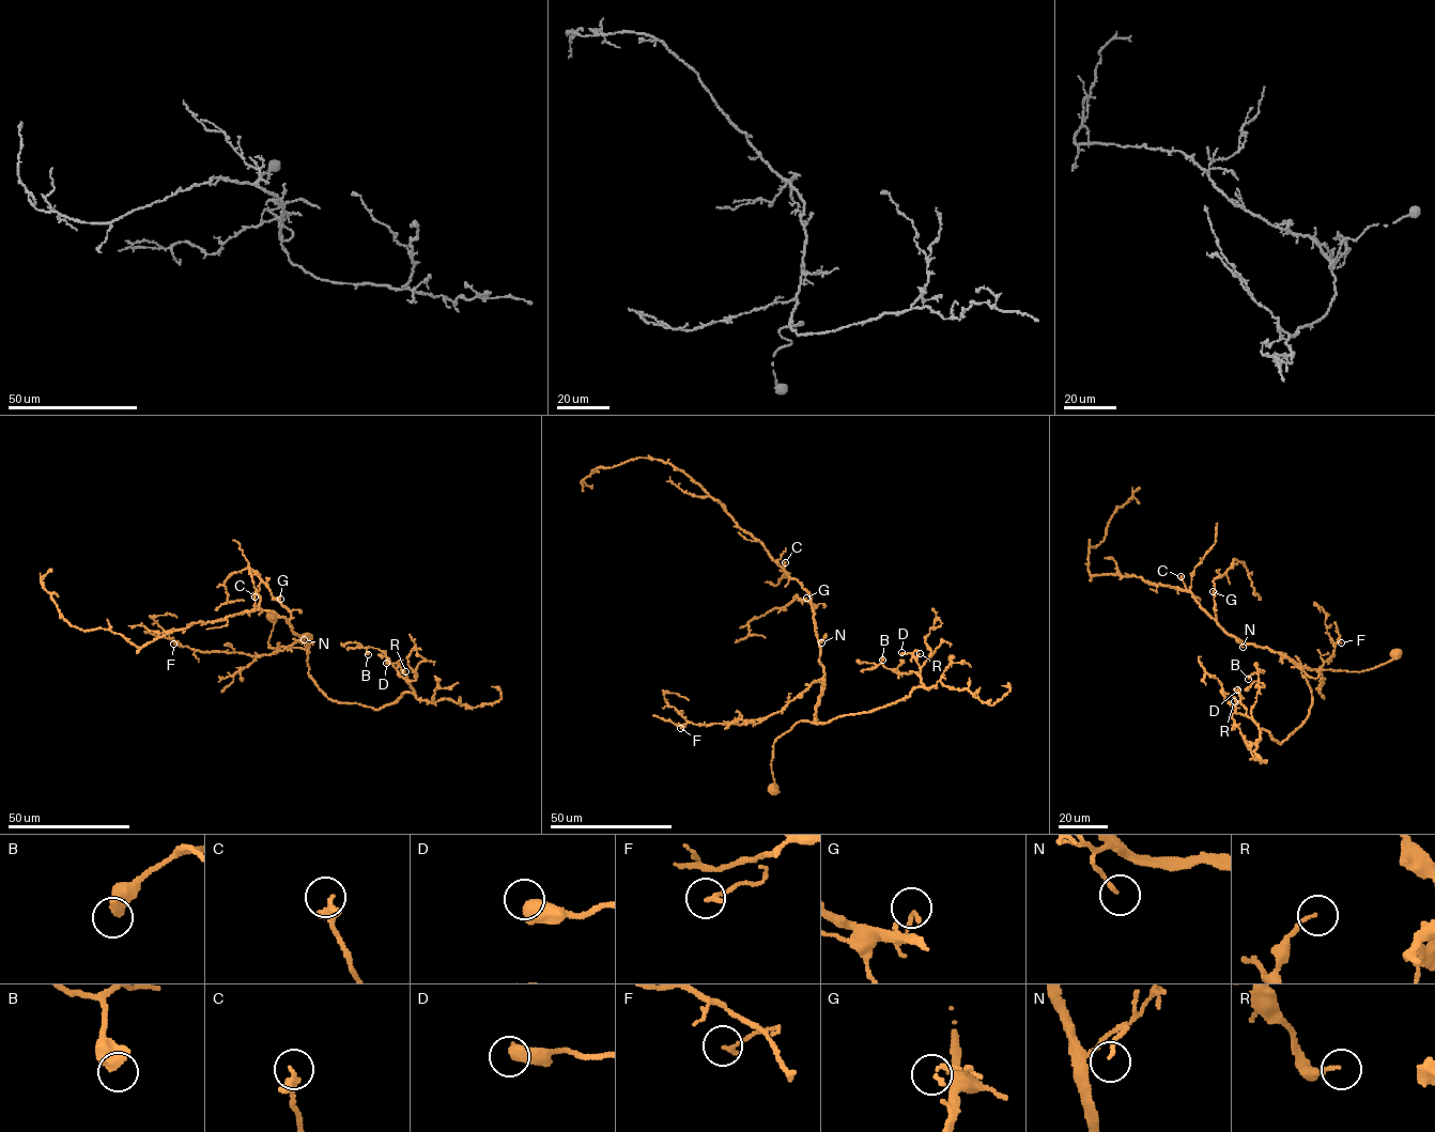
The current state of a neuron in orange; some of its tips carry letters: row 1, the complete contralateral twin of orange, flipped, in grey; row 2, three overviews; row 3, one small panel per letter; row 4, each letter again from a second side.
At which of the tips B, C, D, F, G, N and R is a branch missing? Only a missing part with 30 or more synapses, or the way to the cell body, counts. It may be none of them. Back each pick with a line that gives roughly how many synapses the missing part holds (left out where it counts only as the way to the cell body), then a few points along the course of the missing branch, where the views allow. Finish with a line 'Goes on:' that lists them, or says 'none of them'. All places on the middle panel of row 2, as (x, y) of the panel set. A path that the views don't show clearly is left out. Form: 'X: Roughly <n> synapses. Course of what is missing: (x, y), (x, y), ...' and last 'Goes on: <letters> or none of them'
Goes on: none of them

